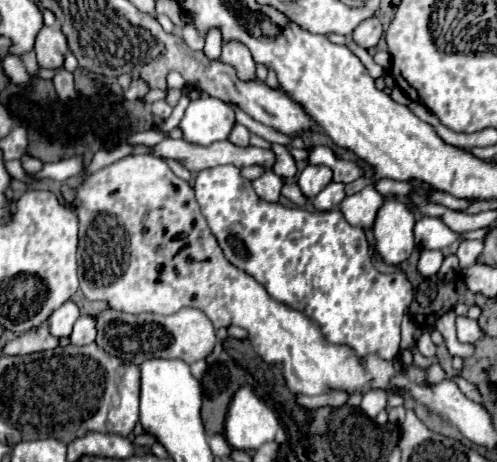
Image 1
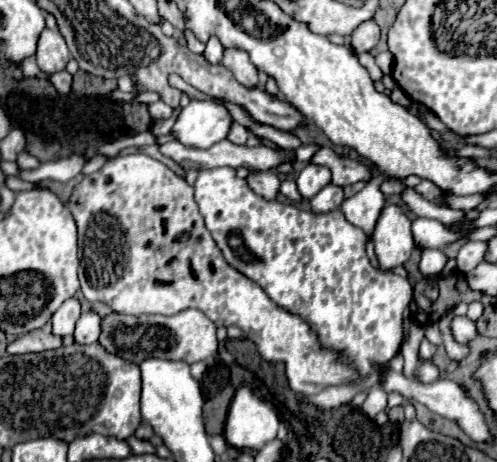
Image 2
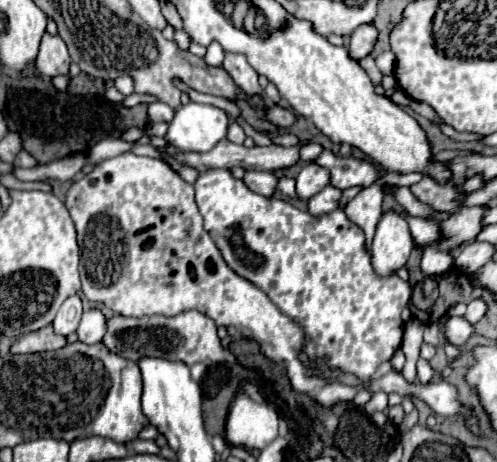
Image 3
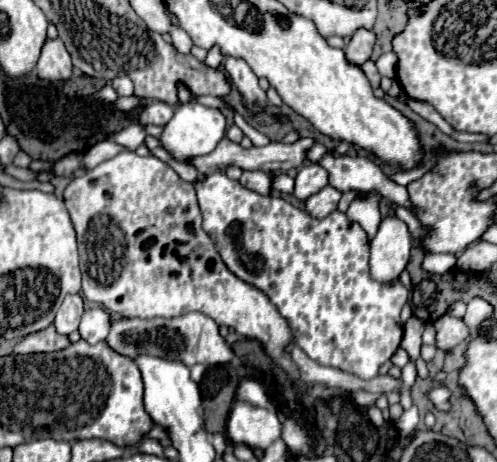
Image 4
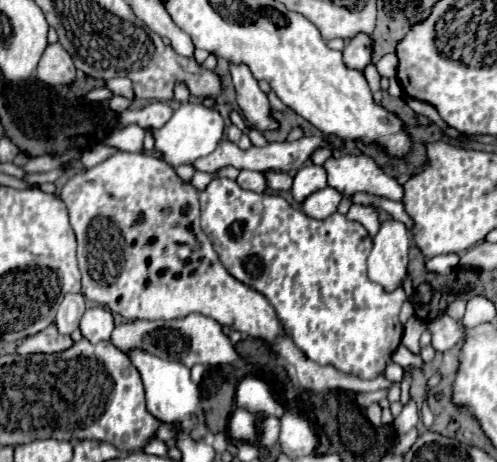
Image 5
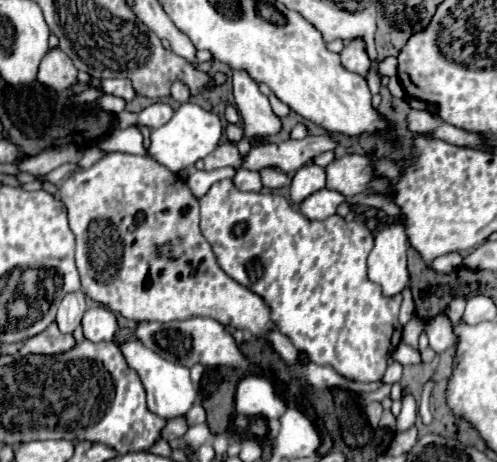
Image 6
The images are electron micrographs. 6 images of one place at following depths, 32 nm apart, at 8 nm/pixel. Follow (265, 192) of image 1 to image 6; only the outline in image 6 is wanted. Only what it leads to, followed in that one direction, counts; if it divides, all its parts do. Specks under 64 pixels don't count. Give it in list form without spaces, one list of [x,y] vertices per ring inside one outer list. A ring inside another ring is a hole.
[[[236,168],[236,174],[234,174],[232,182],[236,184],[238,190],[252,190],[252,192],[260,192],[262,190],[260,174],[258,172],[250,172],[246,168]]]

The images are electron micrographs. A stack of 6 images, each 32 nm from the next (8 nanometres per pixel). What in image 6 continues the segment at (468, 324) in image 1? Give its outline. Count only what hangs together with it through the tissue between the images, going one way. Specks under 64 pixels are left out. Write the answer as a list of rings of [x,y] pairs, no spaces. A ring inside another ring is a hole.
[[[440,314],[440,316],[432,318],[432,320],[428,320],[424,332],[428,336],[428,346],[436,354],[450,348],[454,344],[454,340],[456,340],[456,336],[452,332],[452,322],[450,322],[450,318],[446,314]]]

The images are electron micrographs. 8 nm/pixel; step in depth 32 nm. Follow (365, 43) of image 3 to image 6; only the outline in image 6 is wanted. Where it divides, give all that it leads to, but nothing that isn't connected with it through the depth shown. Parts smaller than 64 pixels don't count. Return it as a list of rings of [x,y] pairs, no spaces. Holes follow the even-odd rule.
[[[356,38],[352,40],[350,44],[344,46],[344,50],[340,52],[340,60],[342,60],[342,66],[350,72],[356,72],[360,74],[362,78],[368,76],[370,72],[370,58],[366,54],[366,44],[362,38]]]

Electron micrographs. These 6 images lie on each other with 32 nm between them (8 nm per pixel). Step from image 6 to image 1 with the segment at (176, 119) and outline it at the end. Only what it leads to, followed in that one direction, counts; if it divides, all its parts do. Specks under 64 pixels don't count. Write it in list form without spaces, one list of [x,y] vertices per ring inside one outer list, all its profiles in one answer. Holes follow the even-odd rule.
[[[202,96],[190,102],[178,128],[182,132],[182,140],[210,146],[218,140],[226,140],[234,124],[236,120],[230,104],[212,96]]]

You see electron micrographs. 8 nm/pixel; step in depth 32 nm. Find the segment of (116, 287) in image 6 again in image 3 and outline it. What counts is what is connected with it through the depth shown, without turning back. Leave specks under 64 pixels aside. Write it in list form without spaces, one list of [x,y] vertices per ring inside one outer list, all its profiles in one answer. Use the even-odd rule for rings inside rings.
[[[122,152],[116,158],[100,162],[92,172],[72,182],[66,194],[66,208],[74,220],[80,246],[80,278],[82,292],[90,302],[102,302],[122,316],[176,316],[186,310],[204,312],[218,326],[234,326],[242,336],[260,344],[270,360],[288,362],[288,378],[298,392],[318,392],[328,382],[306,376],[304,364],[296,358],[302,350],[304,332],[288,316],[284,316],[268,296],[252,282],[240,278],[224,264],[220,250],[202,228],[202,216],[196,208],[194,186],[184,182],[166,162],[148,156]]]

